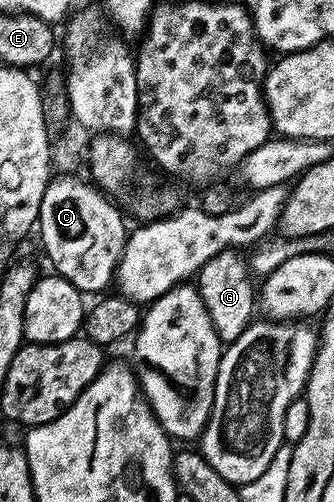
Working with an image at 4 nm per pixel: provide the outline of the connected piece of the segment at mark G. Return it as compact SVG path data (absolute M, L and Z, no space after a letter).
M233 249L221 251L209 259L197 274L197 288L205 303L205 311L209 311L209 319L223 343L230 343L241 336L257 313L257 285L254 285L256 282L248 262L241 254Z

